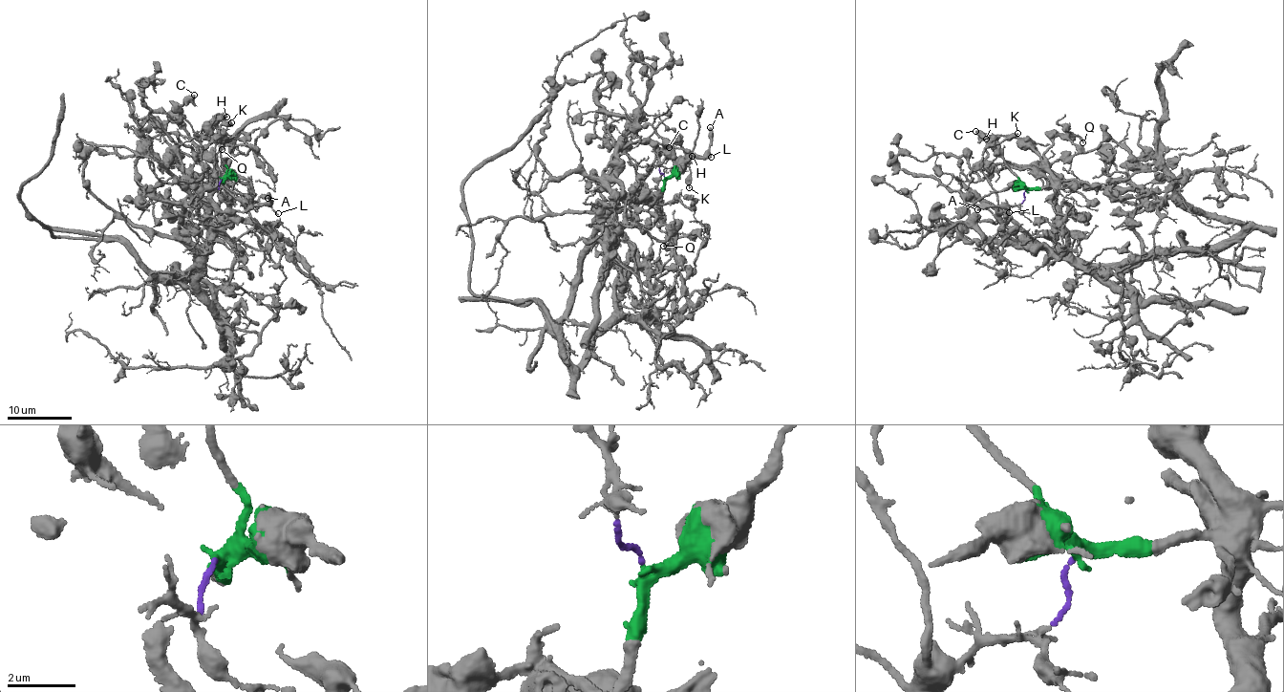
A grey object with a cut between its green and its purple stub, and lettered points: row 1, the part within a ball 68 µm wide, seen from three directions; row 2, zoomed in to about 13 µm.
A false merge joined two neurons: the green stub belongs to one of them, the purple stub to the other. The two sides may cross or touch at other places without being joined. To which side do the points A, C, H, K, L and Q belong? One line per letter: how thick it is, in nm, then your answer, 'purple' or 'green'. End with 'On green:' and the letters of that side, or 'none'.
A: 400 nm | purple
C: 480 nm | green
H: 160 nm | green
K: 400 nm | purple
L: 150 nm | purple
Q: 180 nm | green
On green: C, H, Q

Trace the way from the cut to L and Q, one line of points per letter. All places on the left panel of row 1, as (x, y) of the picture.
L: (222, 180), (217, 190), (213, 185), (203, 192), (192, 216), (234, 213), (264, 205), (277, 214)
Q: (222, 178), (224, 183), (221, 181), (208, 131), (224, 142), (222, 150)

